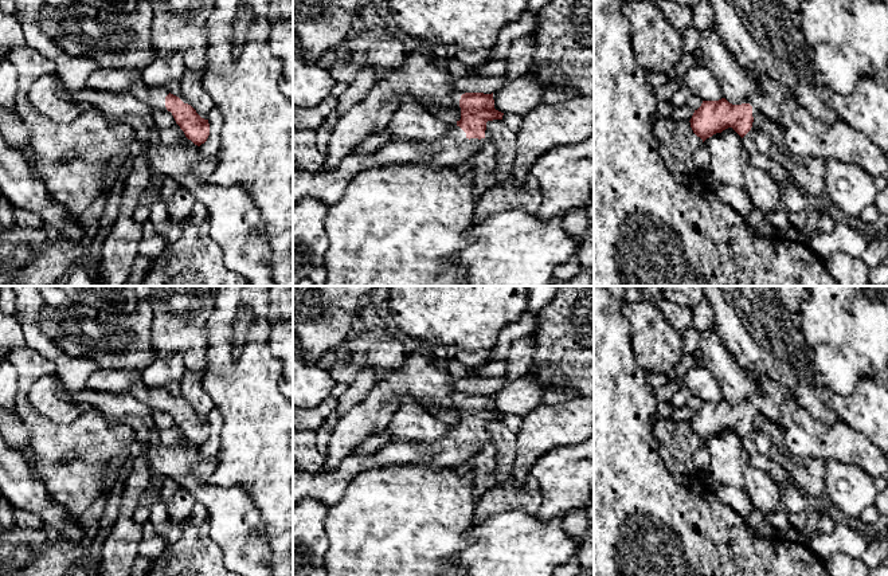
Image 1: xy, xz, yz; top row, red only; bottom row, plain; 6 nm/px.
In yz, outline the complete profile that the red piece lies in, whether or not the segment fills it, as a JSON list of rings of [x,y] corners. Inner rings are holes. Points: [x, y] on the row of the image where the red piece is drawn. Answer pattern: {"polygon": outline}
{"polygon": [[[721,98],[719,101],[703,101],[689,122],[693,133],[703,142],[728,128],[732,128],[743,138],[751,130],[758,113],[758,106],[751,99],[732,105]]]}

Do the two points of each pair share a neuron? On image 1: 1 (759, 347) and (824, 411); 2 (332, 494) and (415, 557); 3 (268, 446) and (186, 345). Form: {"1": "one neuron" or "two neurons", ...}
{"1": "one neuron", "2": "two neurons", "3": "two neurons"}

